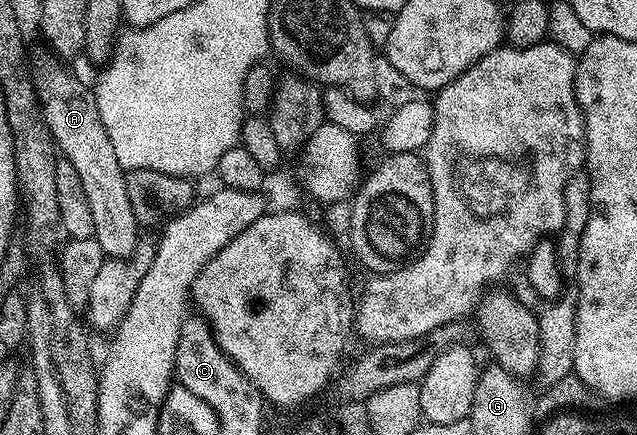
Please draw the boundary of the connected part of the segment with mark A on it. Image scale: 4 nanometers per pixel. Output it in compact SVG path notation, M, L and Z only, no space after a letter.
M46 55L33 64L39 109L55 140L58 155L68 160L81 177L81 186L89 197L89 211L93 213L93 238L101 246L104 257L112 260L134 257L141 243L141 225L133 214L133 206L129 206L129 194L125 194L125 170L121 162L117 162L113 142L109 142L109 130L105 130L105 122L101 122L101 110L97 110L94 91L88 85L86 88L73 73L66 72L54 55Z

